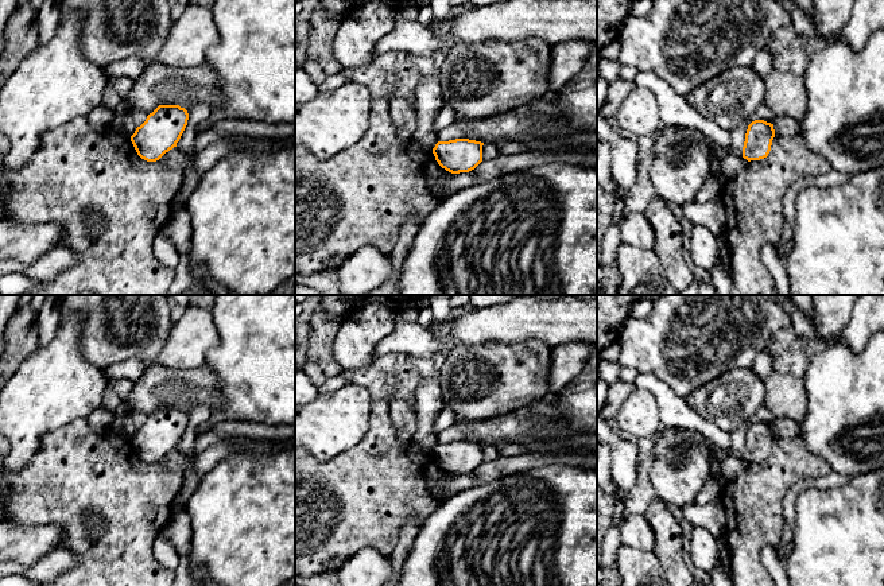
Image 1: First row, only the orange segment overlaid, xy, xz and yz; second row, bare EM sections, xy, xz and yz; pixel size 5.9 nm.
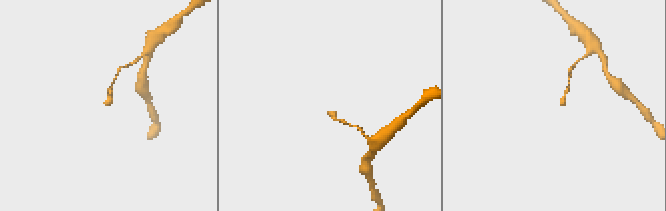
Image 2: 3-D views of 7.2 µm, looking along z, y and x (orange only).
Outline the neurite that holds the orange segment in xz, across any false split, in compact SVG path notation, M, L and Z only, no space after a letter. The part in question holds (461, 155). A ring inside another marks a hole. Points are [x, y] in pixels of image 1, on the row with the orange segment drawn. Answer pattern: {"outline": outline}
{"outline": "M469 139L438 141L433 154L446 171L451 174L469 172L482 162L482 145L484 143Z"}

